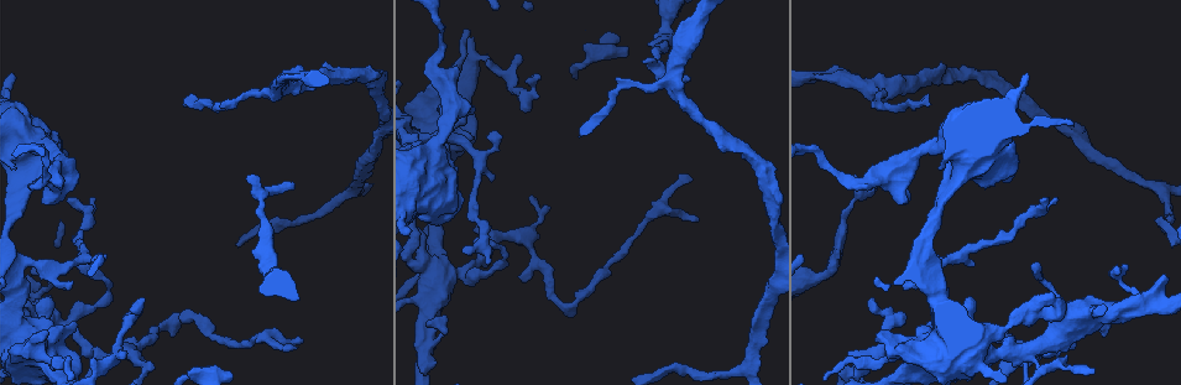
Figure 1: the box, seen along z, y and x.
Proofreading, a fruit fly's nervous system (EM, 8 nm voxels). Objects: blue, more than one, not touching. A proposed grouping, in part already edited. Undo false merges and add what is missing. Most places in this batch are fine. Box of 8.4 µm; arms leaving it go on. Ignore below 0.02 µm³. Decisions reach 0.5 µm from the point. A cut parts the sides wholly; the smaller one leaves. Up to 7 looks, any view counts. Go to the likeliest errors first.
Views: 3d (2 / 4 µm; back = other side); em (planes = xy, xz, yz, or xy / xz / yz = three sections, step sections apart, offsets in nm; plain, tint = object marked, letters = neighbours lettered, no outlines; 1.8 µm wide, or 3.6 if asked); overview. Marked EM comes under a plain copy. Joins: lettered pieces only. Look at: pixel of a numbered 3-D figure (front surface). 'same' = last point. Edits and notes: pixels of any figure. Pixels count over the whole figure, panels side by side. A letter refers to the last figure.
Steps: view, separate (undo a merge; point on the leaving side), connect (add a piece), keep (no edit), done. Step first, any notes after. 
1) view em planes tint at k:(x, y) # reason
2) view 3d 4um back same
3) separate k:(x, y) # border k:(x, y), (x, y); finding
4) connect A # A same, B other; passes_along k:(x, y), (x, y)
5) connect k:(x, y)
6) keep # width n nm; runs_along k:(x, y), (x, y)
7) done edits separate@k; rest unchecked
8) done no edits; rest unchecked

view 3d 2um back at 1:(659, 60) # narrows sharply

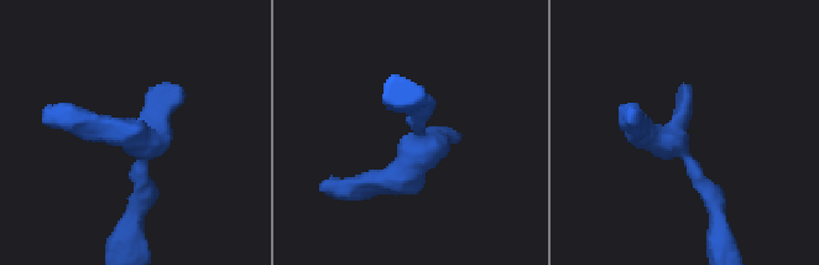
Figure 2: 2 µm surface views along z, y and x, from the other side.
view em planes tint at 2:(418, 134)

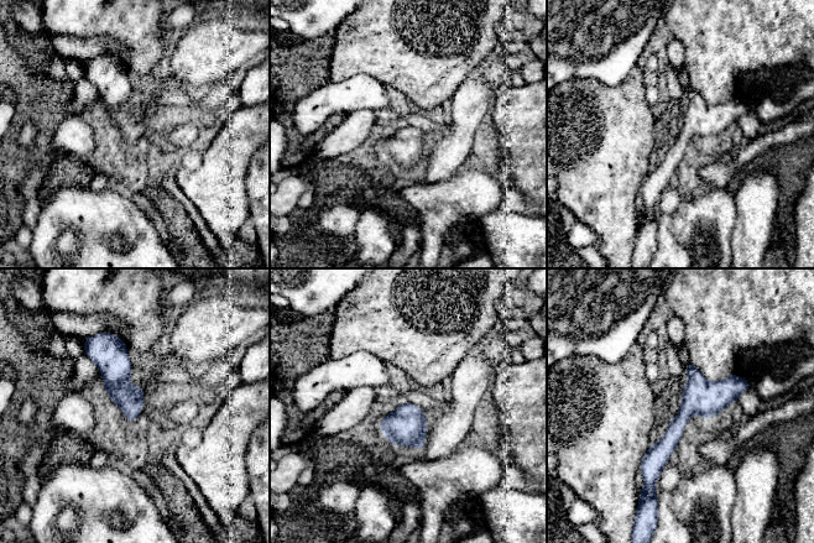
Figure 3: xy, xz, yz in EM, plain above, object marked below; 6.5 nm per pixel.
view em planes letters same # see the neighbours

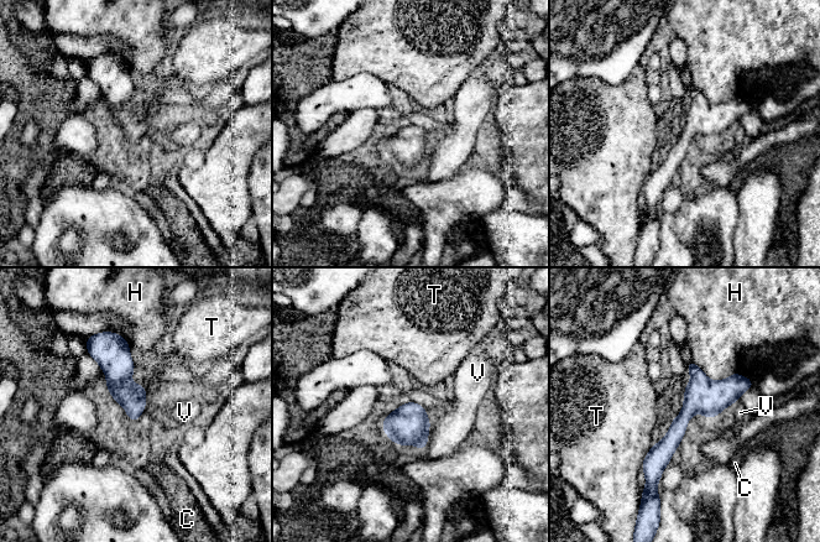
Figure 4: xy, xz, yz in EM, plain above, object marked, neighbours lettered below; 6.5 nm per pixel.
keep # width 180 nm; C other, H other, T other, V other; border 4:(432, 423), (428, 443), (418, 451); continuous, no second neuron

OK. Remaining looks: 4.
view em yz step 16 tint at 1:(184, 106) # free end

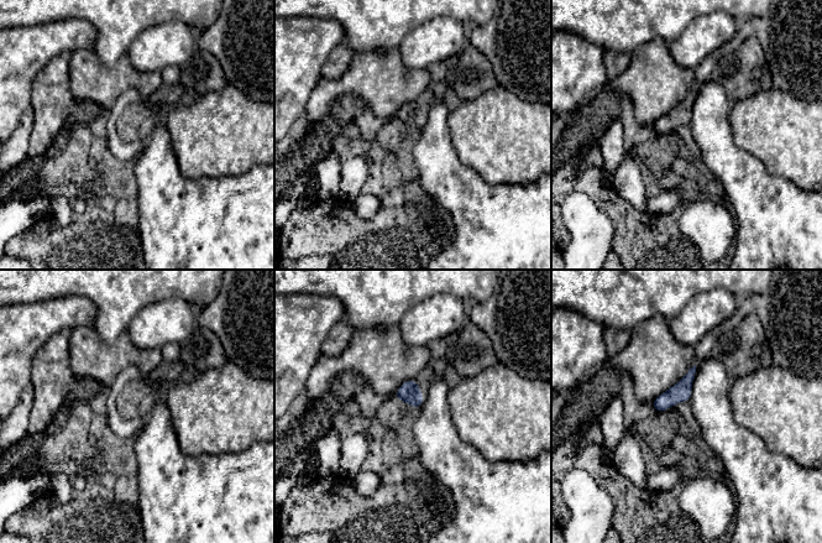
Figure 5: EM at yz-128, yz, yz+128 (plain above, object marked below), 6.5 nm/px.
view em yz step 16 letters same # what lies round it

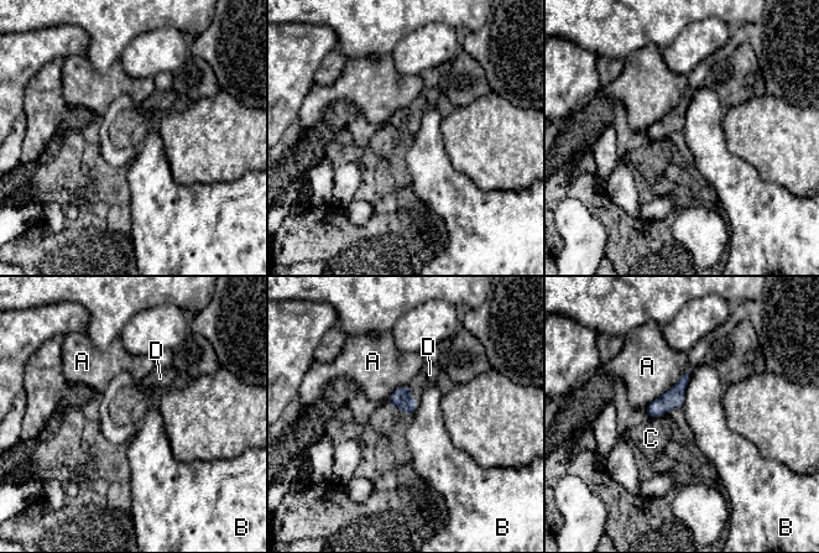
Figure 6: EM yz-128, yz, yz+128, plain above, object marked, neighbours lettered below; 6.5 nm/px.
connect D # A other, B other, C other, D same; passes_along 6:(402, 397), (412, 396), (429, 374); it goes on there

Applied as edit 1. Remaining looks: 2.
done edits connect@6; rest unchecked

